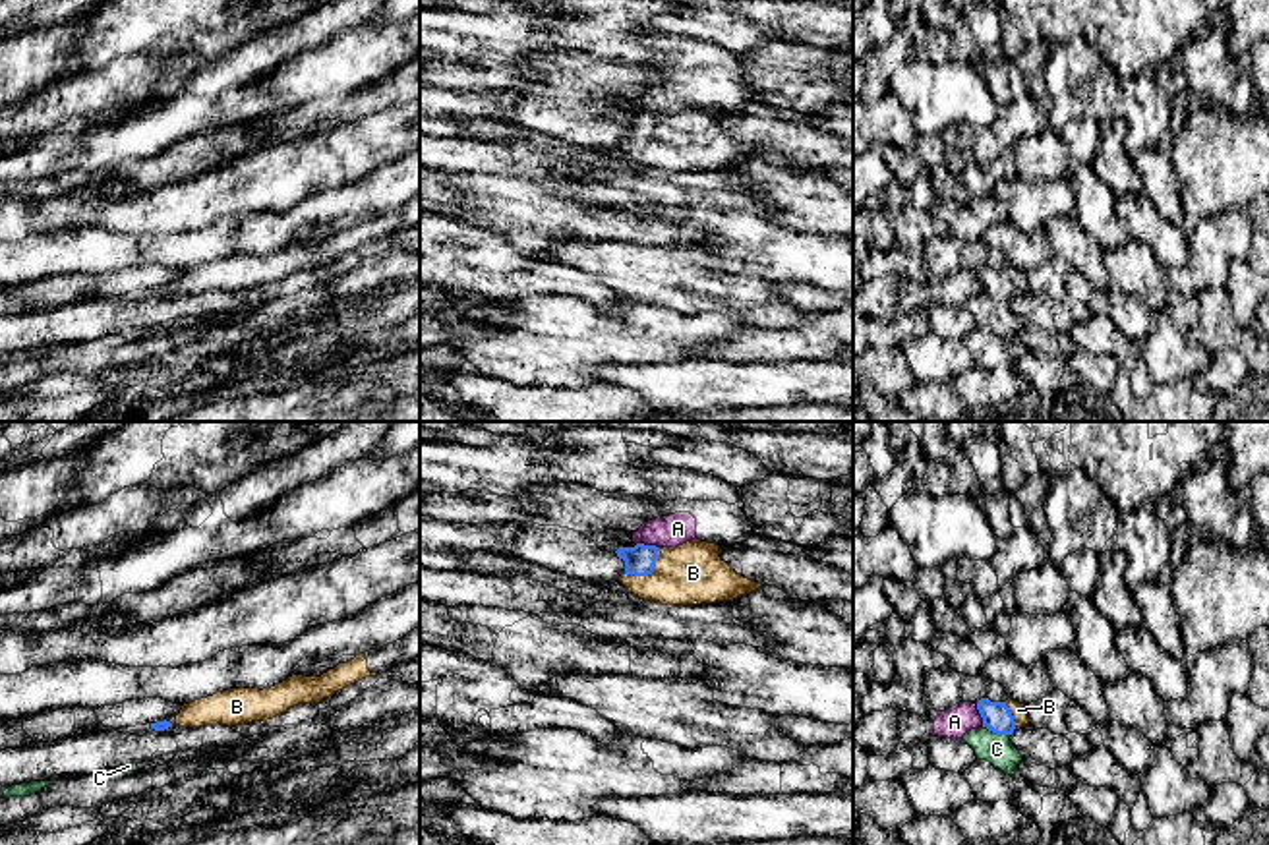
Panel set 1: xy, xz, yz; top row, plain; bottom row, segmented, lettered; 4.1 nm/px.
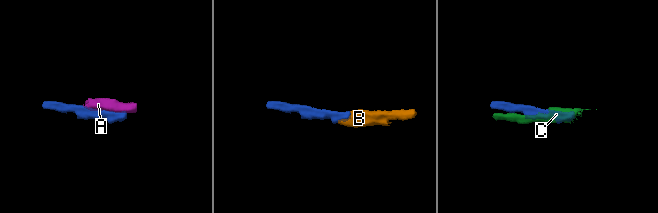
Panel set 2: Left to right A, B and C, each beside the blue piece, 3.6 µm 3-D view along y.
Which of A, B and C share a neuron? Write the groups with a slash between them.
A / B / C

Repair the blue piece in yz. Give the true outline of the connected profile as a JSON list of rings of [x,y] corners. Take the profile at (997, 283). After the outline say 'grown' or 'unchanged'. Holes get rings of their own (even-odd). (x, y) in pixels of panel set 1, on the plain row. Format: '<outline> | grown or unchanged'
[[[981,265],[977,277],[983,284],[983,294],[996,302],[1012,302],[1016,294],[1029,292],[1025,271],[1019,271],[1012,265],[1006,269],[990,269]]] | grown

